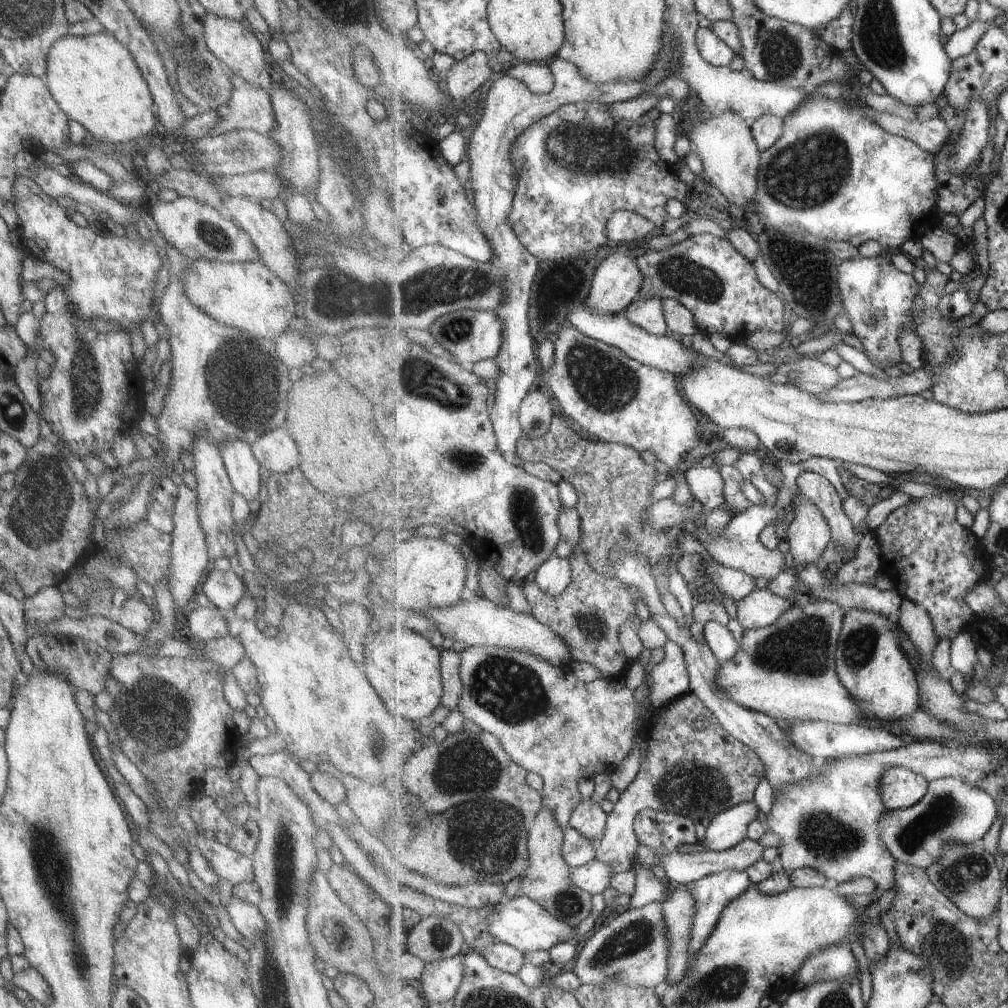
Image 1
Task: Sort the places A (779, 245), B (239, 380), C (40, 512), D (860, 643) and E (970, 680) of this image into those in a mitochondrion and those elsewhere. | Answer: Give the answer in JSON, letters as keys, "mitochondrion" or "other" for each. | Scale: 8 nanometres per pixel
{"A":"mitochondrion","B":"mitochondrion","C":"mitochondrion","D":"mitochondrion","E":"other"}

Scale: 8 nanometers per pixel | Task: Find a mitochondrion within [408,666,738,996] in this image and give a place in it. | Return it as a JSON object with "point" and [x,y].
{"point":[487,838]}

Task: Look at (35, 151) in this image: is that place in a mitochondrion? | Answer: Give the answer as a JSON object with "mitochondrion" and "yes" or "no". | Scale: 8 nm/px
{"mitochondrion":"no"}

